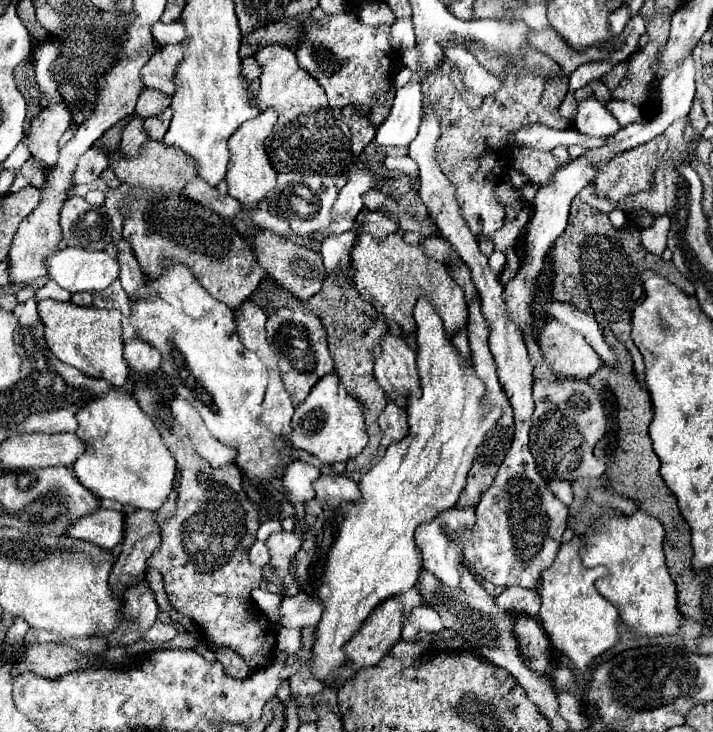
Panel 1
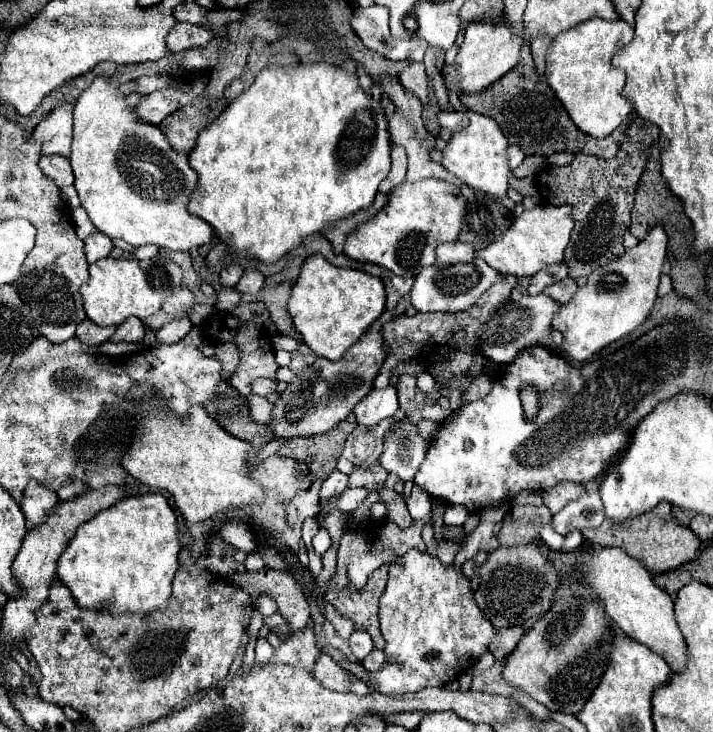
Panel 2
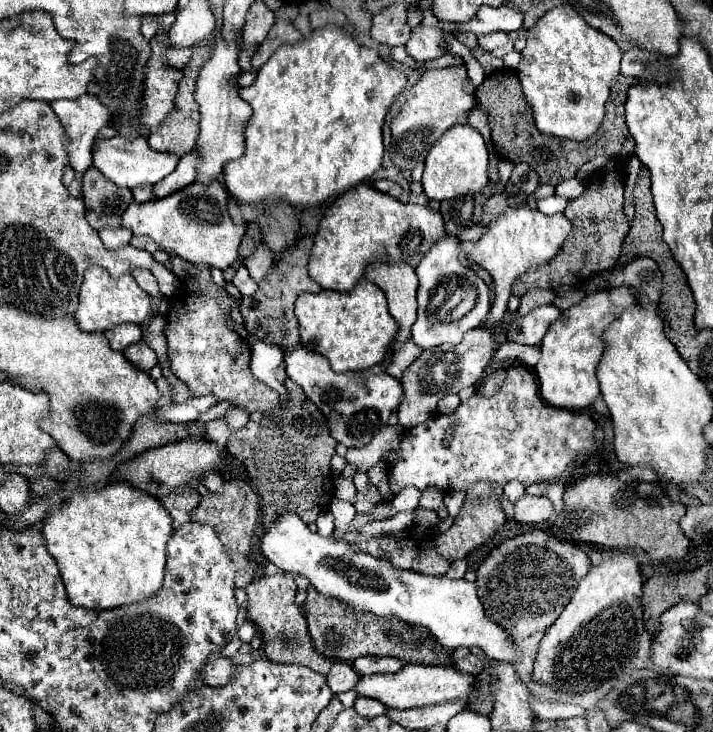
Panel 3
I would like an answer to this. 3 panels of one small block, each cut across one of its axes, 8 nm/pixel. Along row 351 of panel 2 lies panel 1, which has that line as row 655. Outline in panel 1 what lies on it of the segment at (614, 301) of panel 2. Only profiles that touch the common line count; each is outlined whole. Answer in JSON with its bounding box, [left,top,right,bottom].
[538,536,620,674]

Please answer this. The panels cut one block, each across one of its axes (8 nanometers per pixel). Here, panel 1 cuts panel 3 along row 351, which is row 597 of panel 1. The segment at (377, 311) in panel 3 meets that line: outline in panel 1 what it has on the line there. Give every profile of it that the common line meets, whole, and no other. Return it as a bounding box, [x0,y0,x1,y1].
[294,296,502,688]

